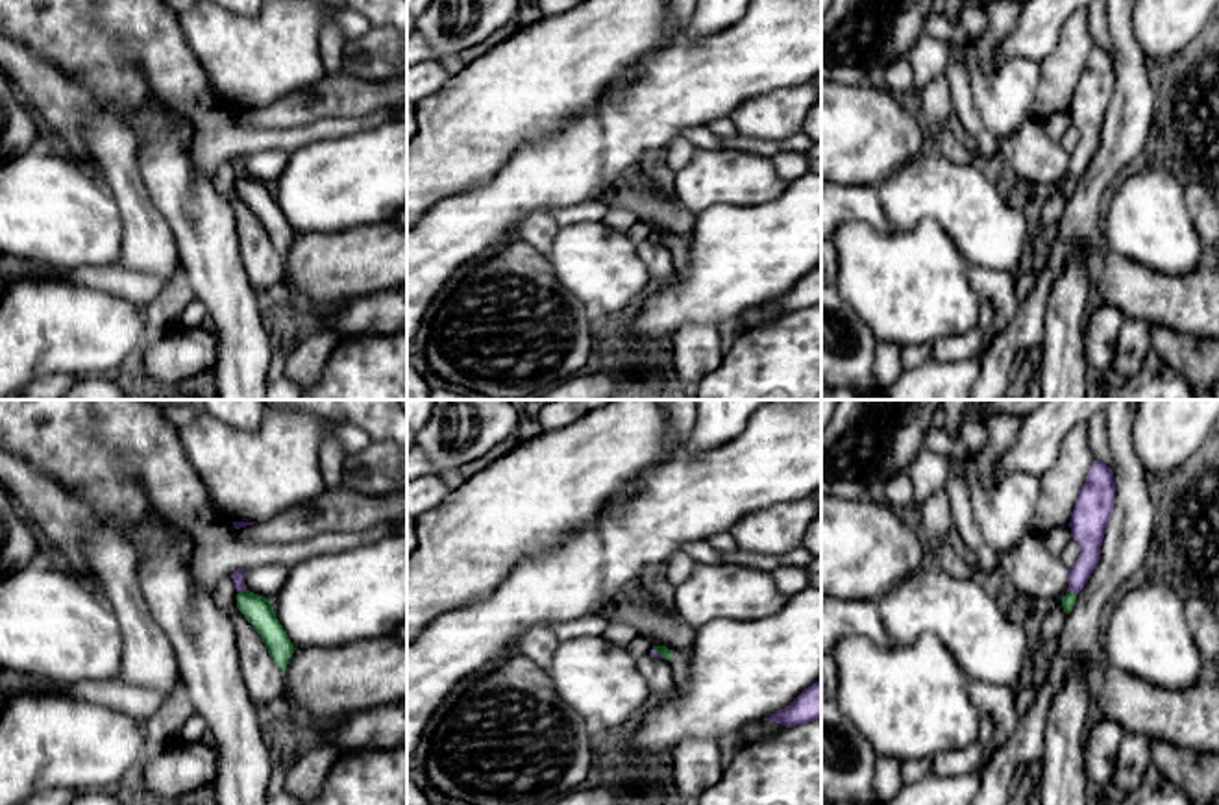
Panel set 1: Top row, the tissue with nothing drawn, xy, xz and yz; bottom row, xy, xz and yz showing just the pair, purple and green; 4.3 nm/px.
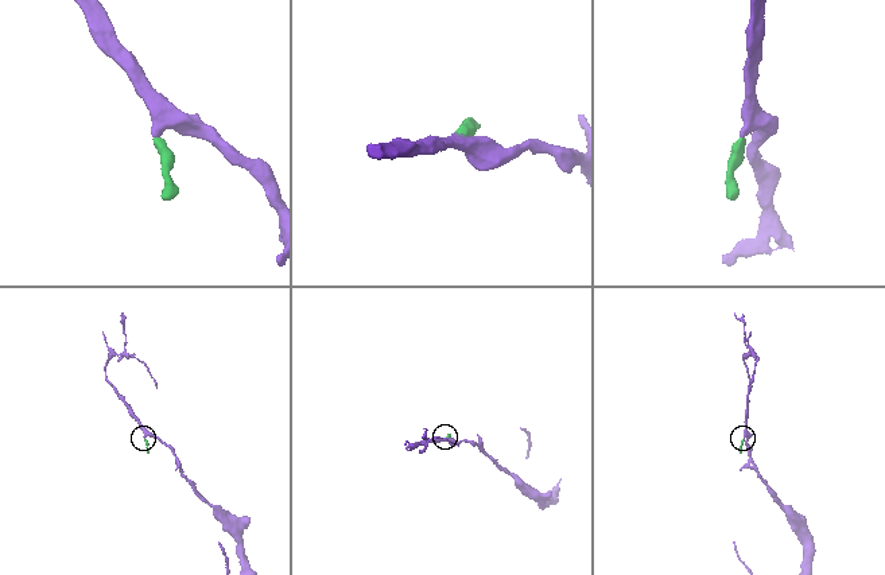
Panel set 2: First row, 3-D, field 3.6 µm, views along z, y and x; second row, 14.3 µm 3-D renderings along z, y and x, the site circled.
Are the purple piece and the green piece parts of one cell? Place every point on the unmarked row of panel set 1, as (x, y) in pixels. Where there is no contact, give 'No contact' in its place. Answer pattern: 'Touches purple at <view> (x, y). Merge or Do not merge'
Touches purple at yz (1071, 176). Merge

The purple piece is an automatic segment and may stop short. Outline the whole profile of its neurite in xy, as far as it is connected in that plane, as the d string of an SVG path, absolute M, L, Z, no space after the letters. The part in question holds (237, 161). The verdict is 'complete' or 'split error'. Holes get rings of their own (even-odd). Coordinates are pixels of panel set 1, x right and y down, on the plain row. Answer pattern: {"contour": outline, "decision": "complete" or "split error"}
{"contour": "M237 154L231 159L231 165L237 174L237 192L244 204L253 211L261 220L270 242L285 257L289 244L294 239L294 229L290 228L287 217L274 200L272 187L250 178L242 167L242 154Z", "decision": "split error"}

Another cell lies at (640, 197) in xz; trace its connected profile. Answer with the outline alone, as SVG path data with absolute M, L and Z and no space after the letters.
M640 172L627 183L616 185L599 202L609 209L627 209L636 222L649 224L653 231L666 231L679 255L688 250L697 215L657 187L647 174Z

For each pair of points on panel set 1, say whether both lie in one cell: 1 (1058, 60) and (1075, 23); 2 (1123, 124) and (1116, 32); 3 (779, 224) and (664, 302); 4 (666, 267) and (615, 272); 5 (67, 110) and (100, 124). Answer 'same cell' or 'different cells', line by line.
1: same cell
2: same cell
3: same cell
4: different cells
5: different cells

